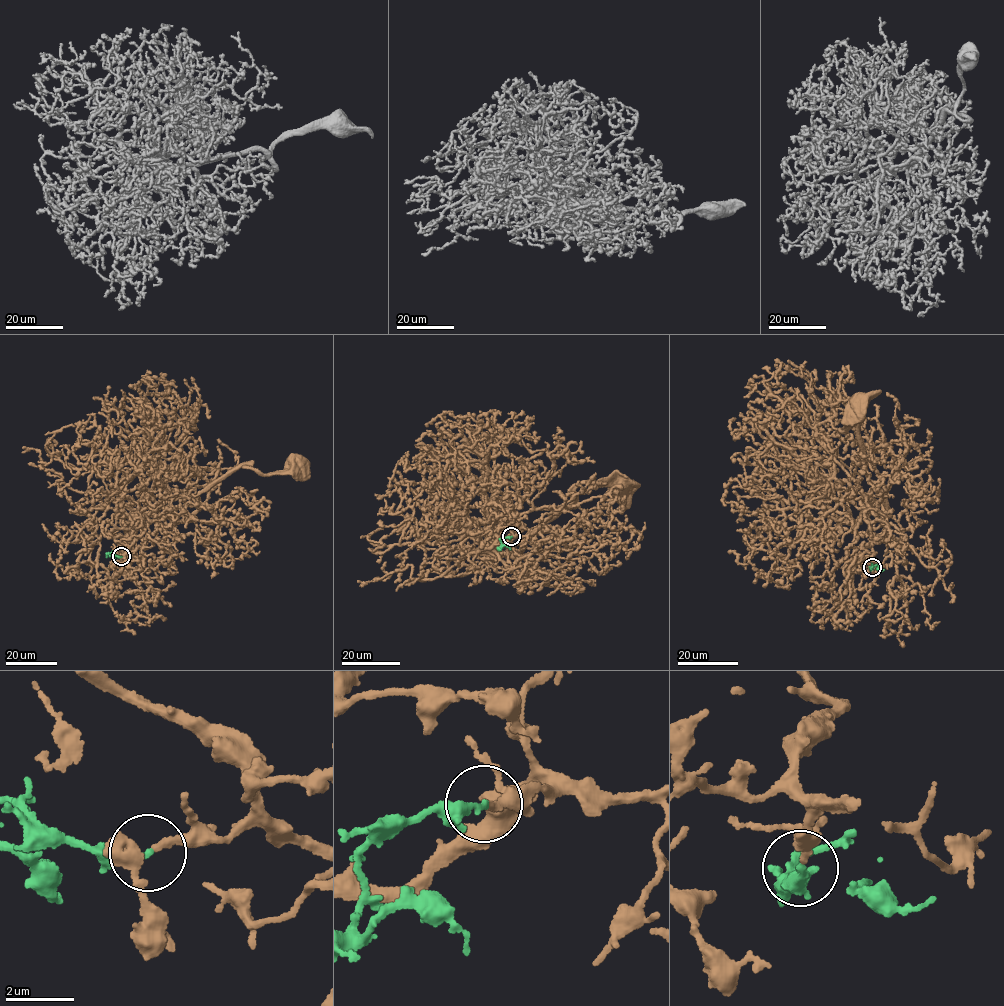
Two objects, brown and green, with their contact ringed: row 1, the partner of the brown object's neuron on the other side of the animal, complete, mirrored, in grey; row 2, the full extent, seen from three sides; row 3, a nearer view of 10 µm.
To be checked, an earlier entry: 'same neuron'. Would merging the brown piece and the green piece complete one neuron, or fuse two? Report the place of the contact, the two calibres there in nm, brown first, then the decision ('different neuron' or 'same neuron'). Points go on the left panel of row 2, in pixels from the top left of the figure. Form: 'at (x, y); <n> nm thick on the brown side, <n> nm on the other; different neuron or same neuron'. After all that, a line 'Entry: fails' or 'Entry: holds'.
at (121, 556); 190 nm thick on the brown side, 240 nm on the other; same neuron
Entry: holds

